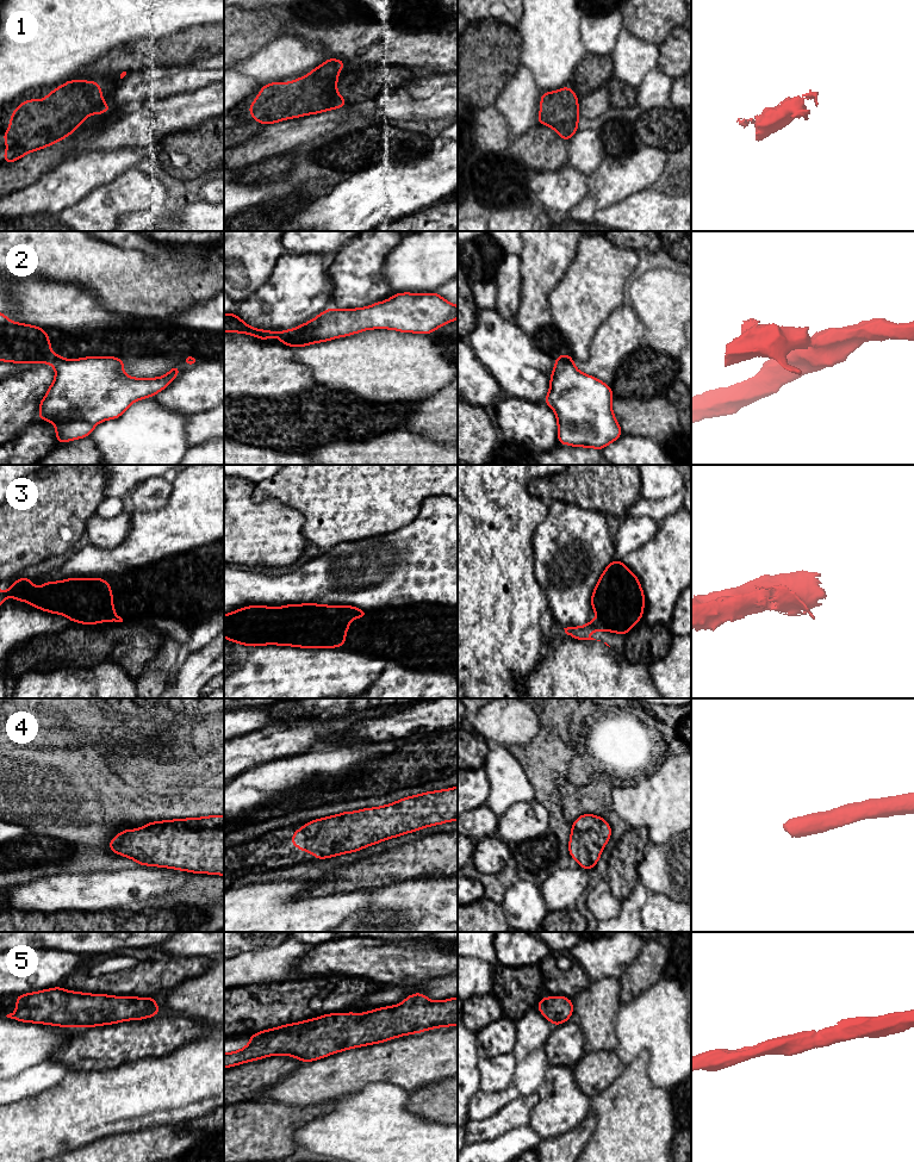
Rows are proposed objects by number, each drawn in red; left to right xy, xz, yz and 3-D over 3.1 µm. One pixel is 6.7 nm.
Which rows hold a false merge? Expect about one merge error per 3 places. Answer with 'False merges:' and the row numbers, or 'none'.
False merges: 2

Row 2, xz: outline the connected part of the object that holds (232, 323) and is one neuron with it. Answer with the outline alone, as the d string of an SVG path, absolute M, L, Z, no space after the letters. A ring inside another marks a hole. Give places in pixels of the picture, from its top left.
M224 313L224 331L228 333L243 333L250 336L255 336L259 340L268 340L279 337L279 341L284 344L293 347L293 336L296 329L281 330L280 333L273 330L261 330L256 328L249 327L245 322L243 322L235 313Z

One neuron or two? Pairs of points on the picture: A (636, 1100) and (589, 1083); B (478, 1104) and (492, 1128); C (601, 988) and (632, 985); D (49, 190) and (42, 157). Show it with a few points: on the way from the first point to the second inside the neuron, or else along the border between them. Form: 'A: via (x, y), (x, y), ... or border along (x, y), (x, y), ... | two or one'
A: border along (623, 1068), (607, 1087), (590, 1099) | two
B: border along (510, 1101), (491, 1116), (470, 1120) | two
C: border along (617, 980), (621, 1001) | two
D: border along (69, 157), (22, 188) | two

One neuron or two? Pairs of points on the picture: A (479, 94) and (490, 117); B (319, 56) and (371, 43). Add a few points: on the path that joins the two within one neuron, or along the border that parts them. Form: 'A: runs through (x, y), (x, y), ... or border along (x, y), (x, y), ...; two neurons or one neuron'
A: border along (493, 105), (482, 107), (470, 115); two neurons
B: border along (303, 38), (314, 44), (319, 44), (328, 58); two neurons

